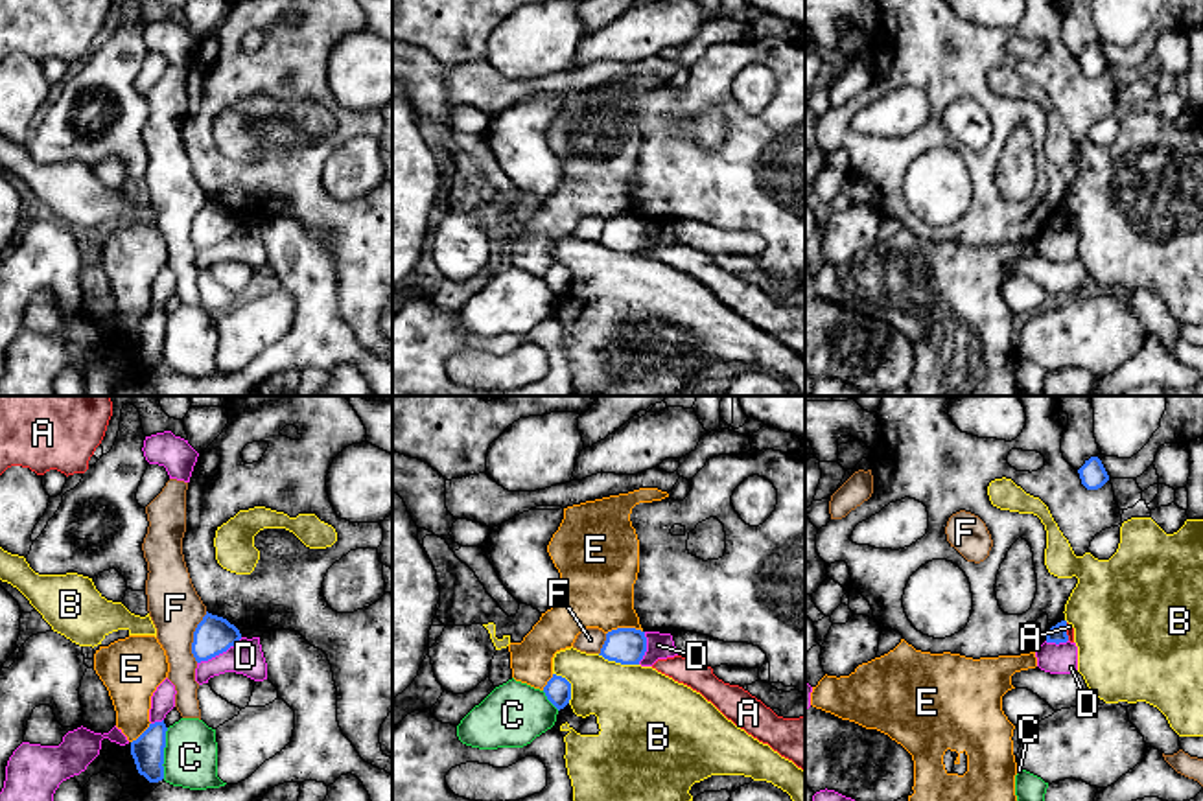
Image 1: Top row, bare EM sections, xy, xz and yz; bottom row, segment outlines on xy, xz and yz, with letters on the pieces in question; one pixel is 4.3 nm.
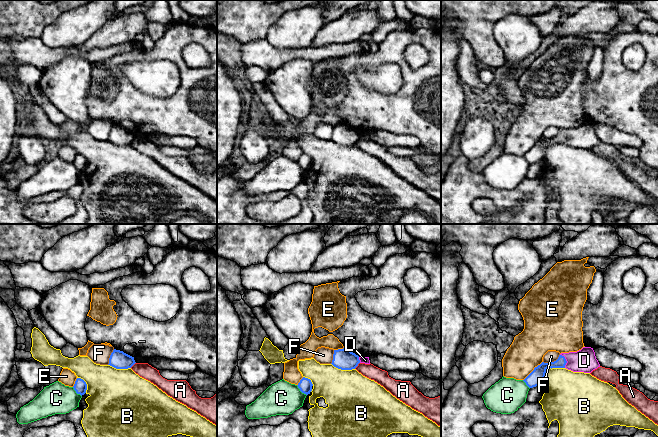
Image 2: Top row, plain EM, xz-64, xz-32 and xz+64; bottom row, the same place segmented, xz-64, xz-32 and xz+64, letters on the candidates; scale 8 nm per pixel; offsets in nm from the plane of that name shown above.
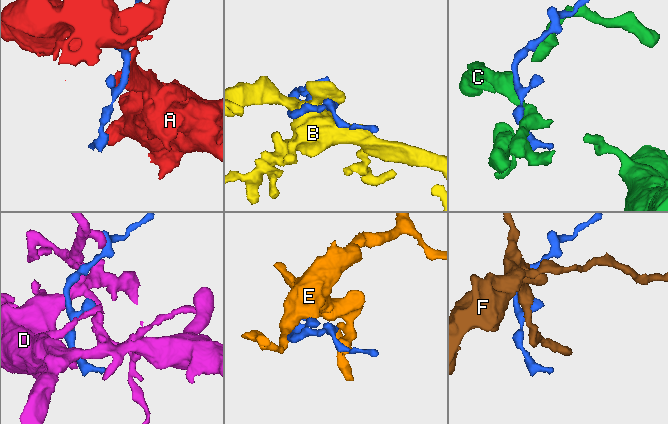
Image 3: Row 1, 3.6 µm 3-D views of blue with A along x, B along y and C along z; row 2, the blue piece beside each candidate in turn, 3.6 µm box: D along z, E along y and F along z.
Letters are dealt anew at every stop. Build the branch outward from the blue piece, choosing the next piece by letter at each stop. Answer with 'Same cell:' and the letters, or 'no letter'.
Same cell: no letter

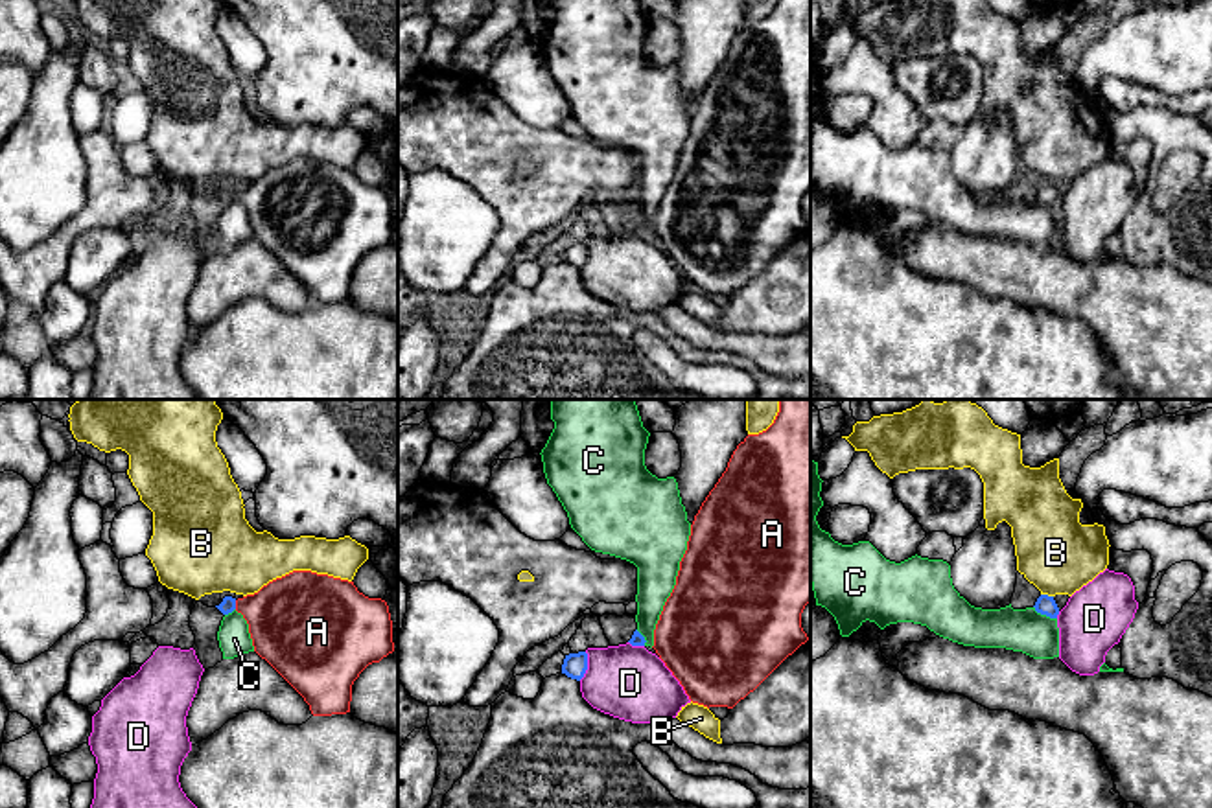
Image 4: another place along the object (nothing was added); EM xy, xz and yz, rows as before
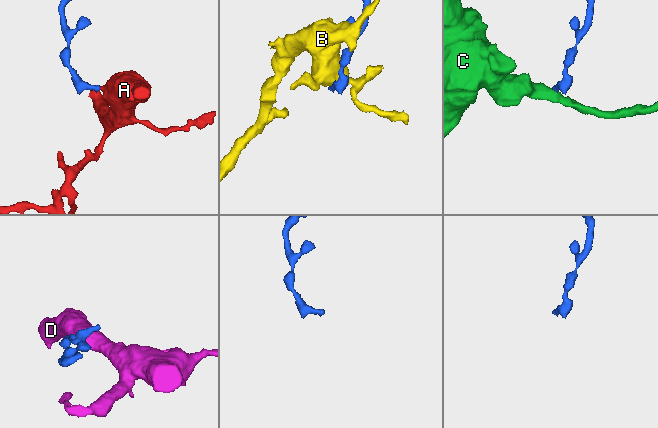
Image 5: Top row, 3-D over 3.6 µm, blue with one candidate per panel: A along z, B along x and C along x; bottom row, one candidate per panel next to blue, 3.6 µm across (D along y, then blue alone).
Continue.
Same cell: A

